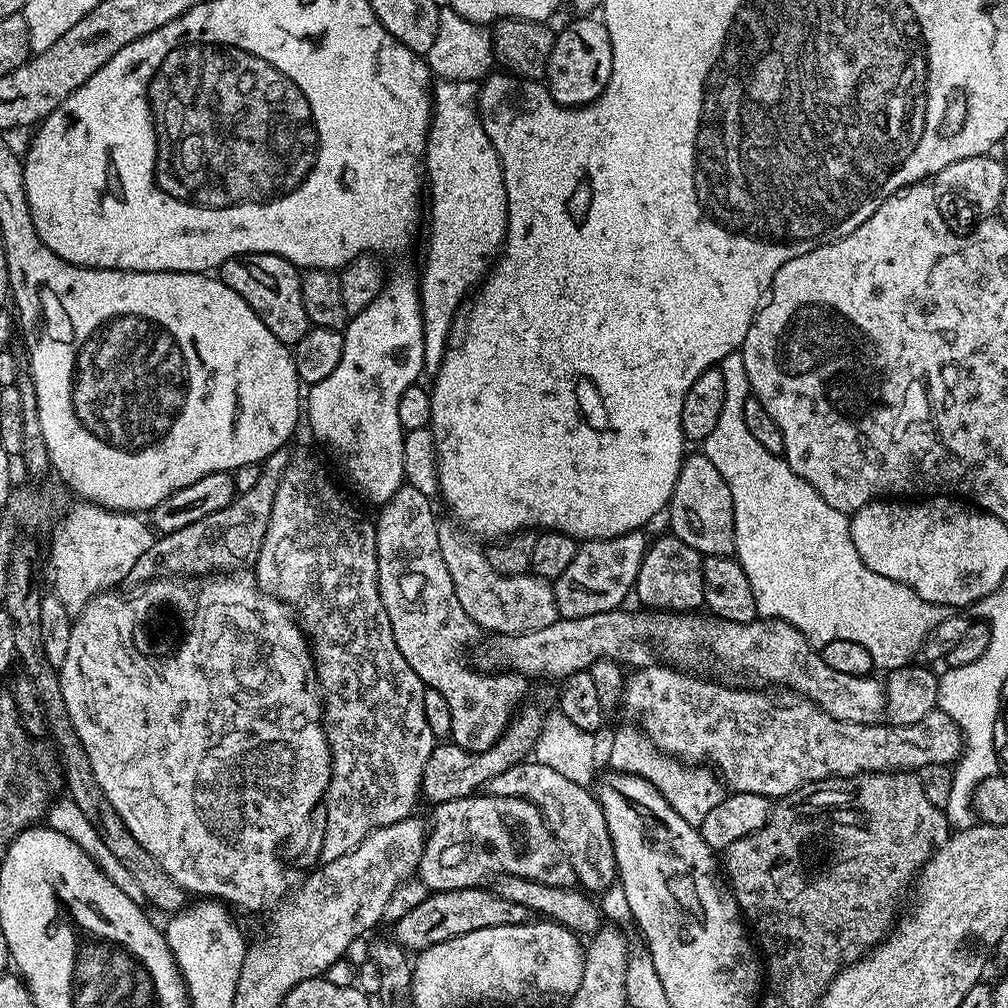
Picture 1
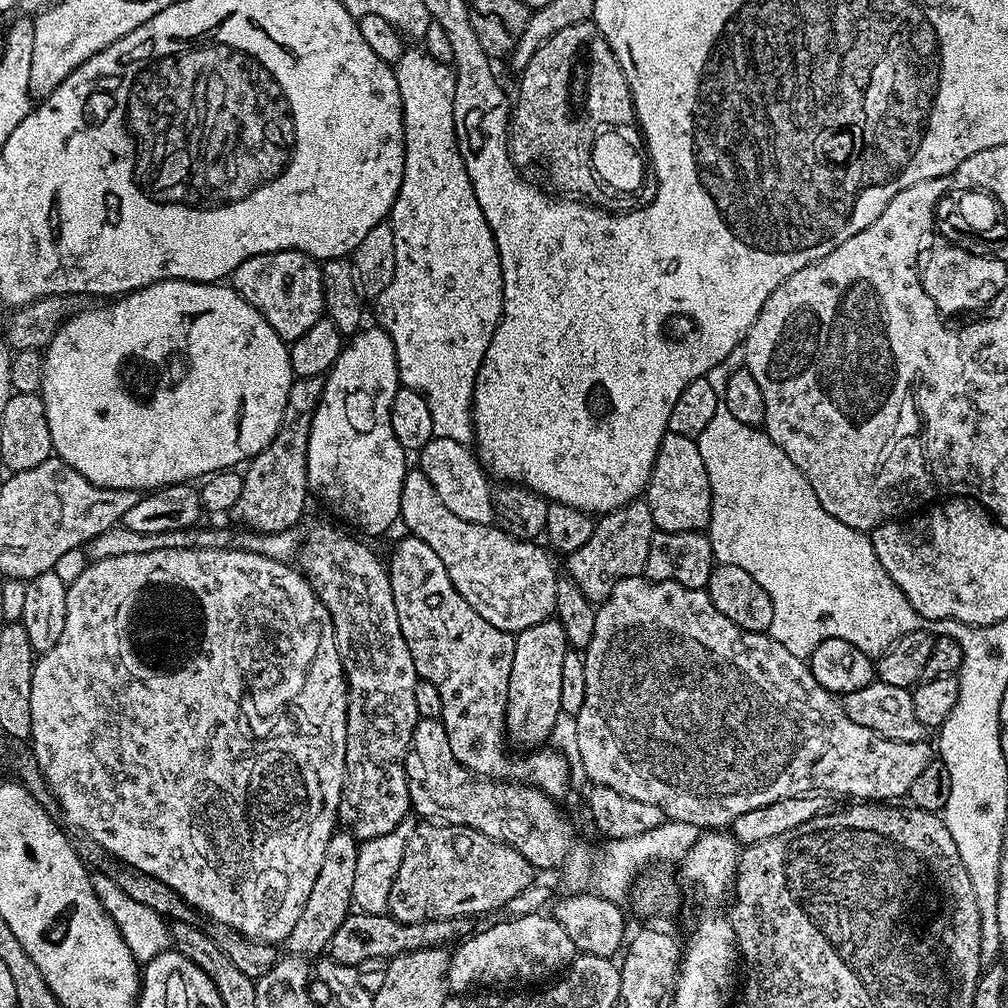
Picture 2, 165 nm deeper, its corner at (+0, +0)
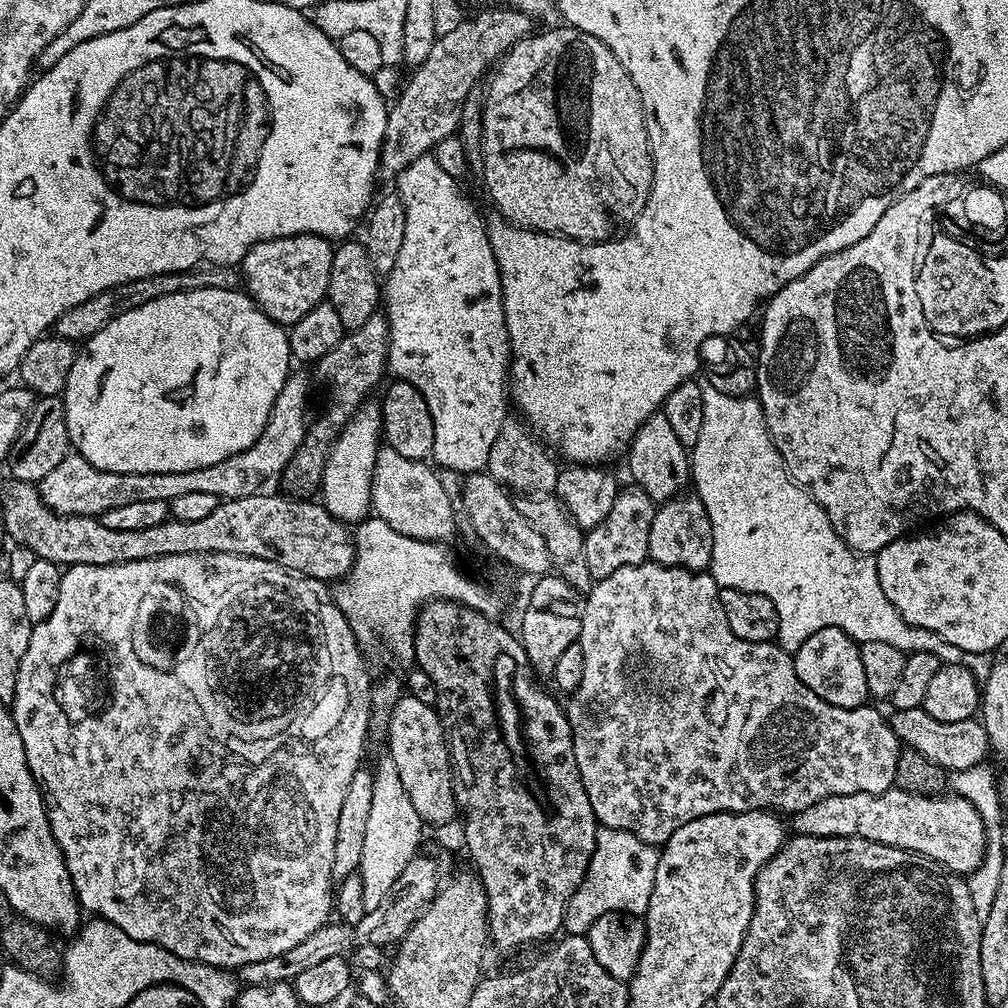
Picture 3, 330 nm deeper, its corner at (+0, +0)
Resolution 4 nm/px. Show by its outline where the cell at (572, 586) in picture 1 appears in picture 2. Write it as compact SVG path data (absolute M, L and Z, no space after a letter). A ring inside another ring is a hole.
M647 499L632 500L618 510L605 512L596 520L596 529L594 534L590 534L590 539L578 550L567 553L567 575L571 576L572 581L578 586L578 590L582 590L582 594L586 594L586 598L591 604L599 606L606 598L610 598L610 592L614 590L614 586L618 586L618 582L643 573L646 566L646 554L650 554L650 538L657 530Z

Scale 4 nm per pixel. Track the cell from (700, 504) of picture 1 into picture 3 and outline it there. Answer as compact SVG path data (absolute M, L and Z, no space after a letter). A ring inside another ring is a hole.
M657 414L646 418L642 422L640 429L634 434L632 443L626 449L628 456L628 472L632 475L631 483L635 487L642 489L651 500L663 502L672 500L675 496L681 495L690 484L690 452L678 442L678 437L674 435L674 429L671 428L670 422L666 422L663 414Z

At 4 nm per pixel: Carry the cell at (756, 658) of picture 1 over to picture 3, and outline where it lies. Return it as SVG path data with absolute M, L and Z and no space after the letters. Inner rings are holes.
M922 706L910 710L895 710L891 715L890 723L901 745L918 750L922 758L930 758L930 762L949 774L984 764L984 756L989 755L986 730L980 725L979 719L938 722L938 718L930 718L930 714L926 714Z

